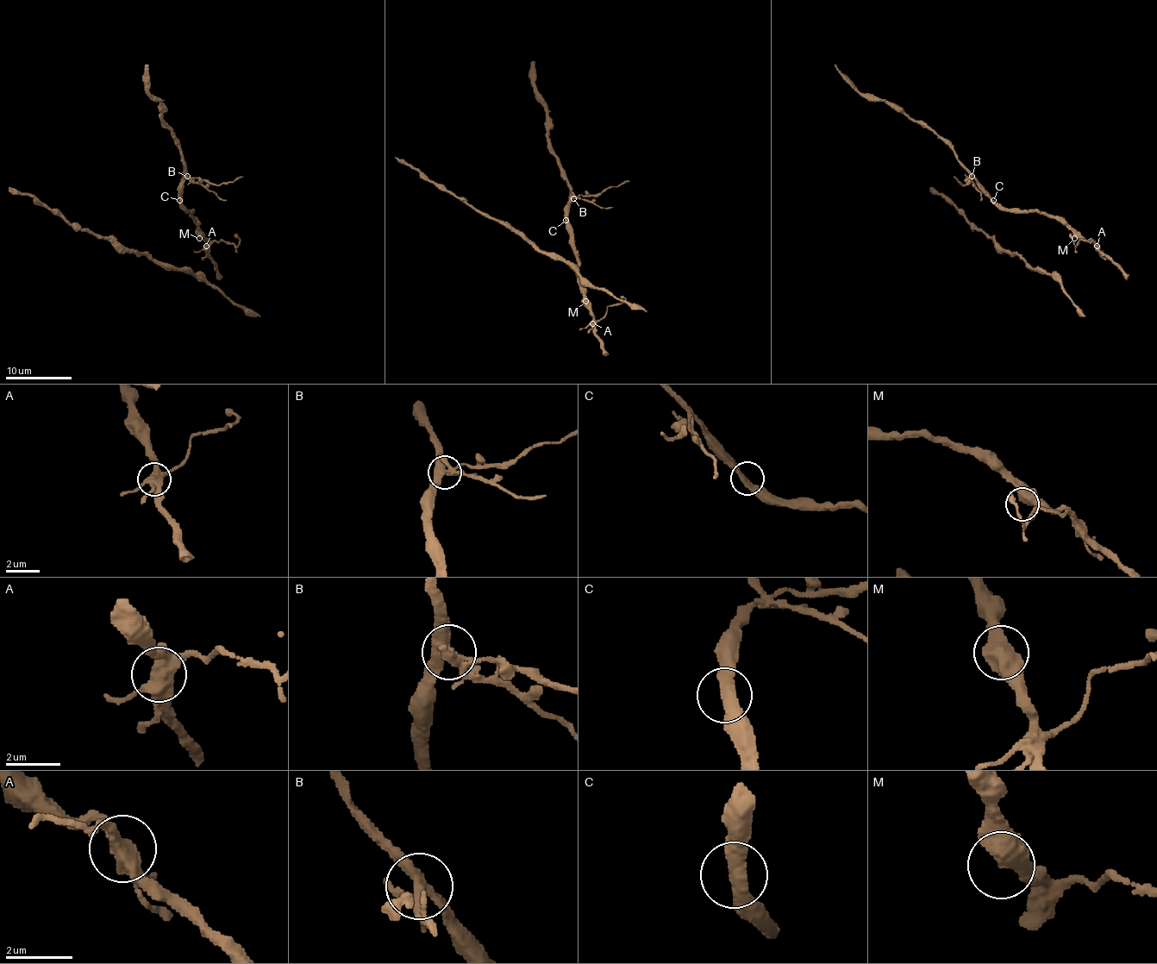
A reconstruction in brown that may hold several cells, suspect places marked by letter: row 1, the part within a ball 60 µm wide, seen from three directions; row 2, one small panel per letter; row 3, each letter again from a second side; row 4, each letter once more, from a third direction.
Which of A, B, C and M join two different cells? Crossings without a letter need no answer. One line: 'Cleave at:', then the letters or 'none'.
Cleave at: A, B

